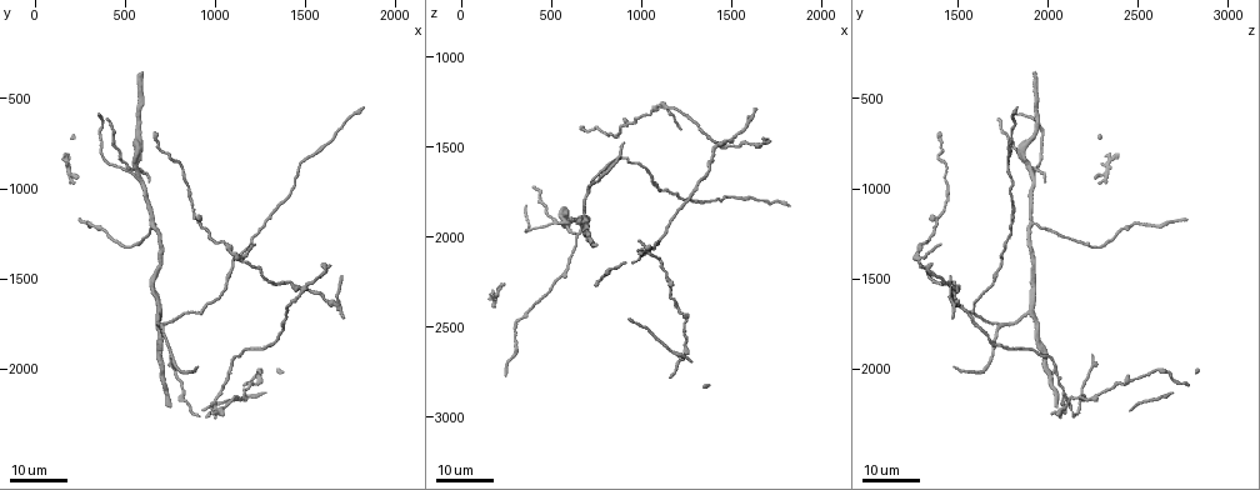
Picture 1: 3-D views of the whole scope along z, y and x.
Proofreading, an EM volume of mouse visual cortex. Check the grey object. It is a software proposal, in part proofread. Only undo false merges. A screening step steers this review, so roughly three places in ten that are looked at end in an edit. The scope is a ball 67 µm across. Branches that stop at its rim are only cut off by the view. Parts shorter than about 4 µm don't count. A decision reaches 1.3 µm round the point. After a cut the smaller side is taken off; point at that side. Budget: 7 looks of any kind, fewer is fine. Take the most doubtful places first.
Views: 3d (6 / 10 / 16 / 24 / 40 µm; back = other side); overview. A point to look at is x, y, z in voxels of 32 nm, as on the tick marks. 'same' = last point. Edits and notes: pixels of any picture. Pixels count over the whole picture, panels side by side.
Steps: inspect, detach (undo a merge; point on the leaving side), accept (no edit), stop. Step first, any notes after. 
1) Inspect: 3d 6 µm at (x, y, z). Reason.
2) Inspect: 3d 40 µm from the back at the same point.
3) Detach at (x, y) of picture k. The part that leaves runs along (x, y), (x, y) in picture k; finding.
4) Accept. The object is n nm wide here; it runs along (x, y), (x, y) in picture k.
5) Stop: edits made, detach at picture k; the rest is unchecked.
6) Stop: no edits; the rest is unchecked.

Inspect: 3d 16 µm at (680, 1680, 1900). Three-way junction.

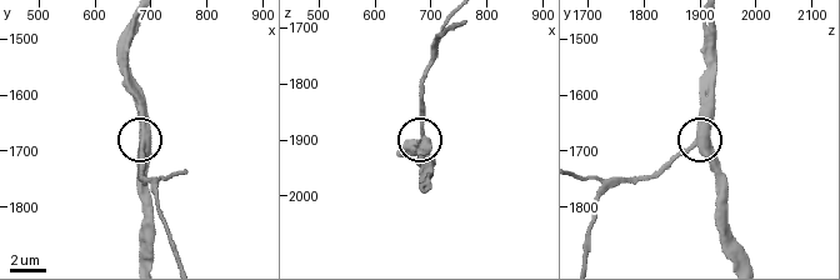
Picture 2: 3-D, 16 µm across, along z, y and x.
Inspect: 3d 10 µm at (685, 1685, 1885). Zoom in.

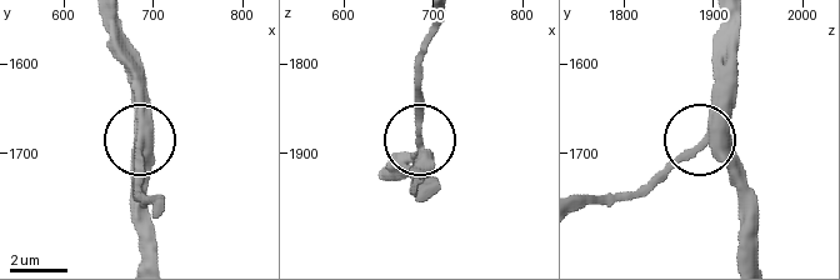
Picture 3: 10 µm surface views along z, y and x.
Accept. It runs along (758, 255), (755, 205), (705, 140), (710, 111), (734, 85) in picture 3; continuous, no second cell.

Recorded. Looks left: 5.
Inspect: 3d 24 µm at (540, 880, 1920).

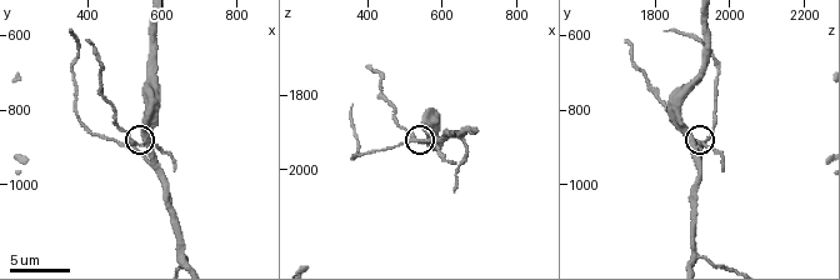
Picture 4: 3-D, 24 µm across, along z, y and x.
Inspect: 3d 6 µm at (520, 880, 1910). Zoom in.

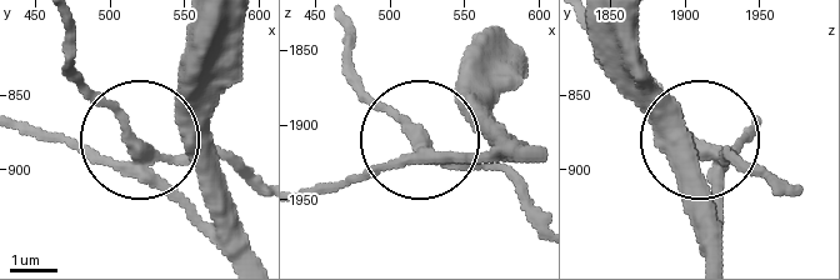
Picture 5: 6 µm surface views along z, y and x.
Detach at (115, 104) of picture 5. 4 arms meet here; the part that leaves runs along (136, 156), (125, 125), (73, 73), (65, 29) in picture 5; a second cell is stuck on.

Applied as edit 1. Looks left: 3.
Inspect: overview. See it whole again.

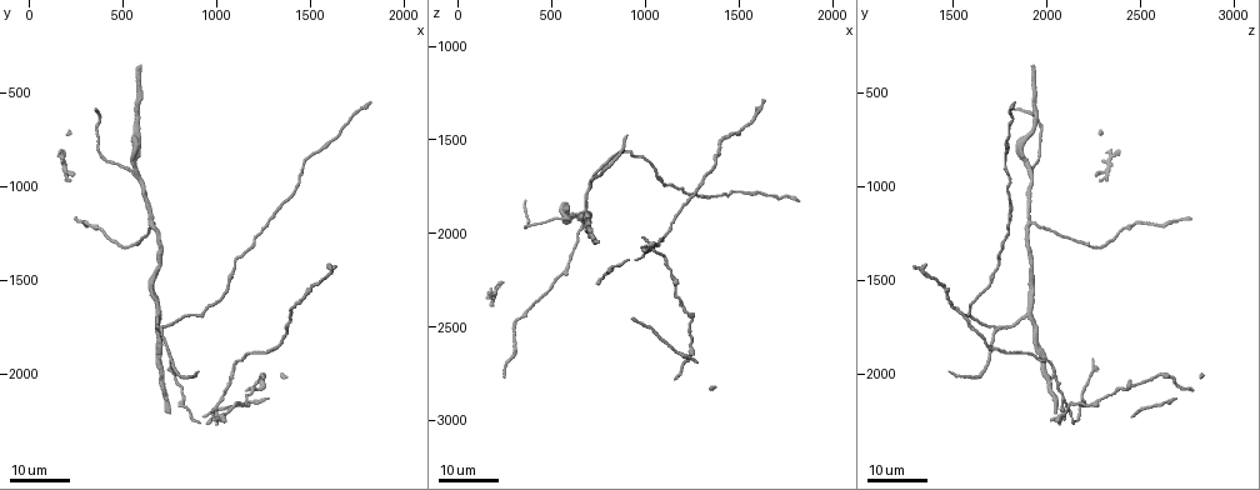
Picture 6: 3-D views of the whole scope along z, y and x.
Inspect: 3d 16 µm at (720, 1760, 1740). Two arms in line, one across.

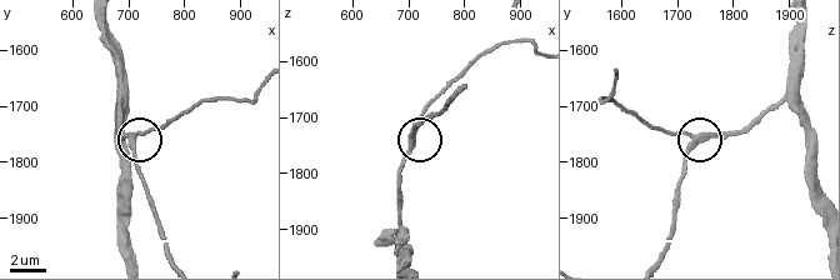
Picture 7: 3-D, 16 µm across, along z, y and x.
Inspect: 3d 6 µm at (705, 1755, 1730). Closer look.

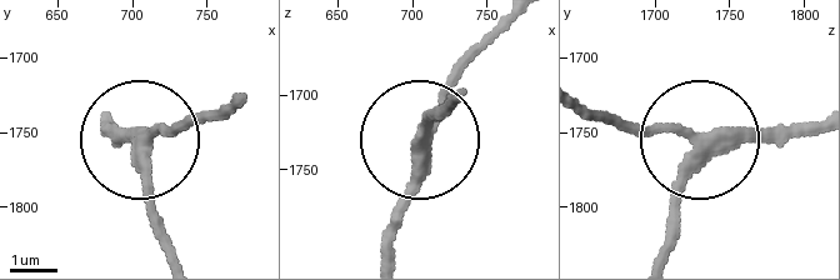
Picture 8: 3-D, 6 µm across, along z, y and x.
Accept. It runs along (111, 116), (135, 144), (159, 248) in picture 8; one cell here.

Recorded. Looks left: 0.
Stop: edits made, detach at picture 5; the rest is unchecked.

